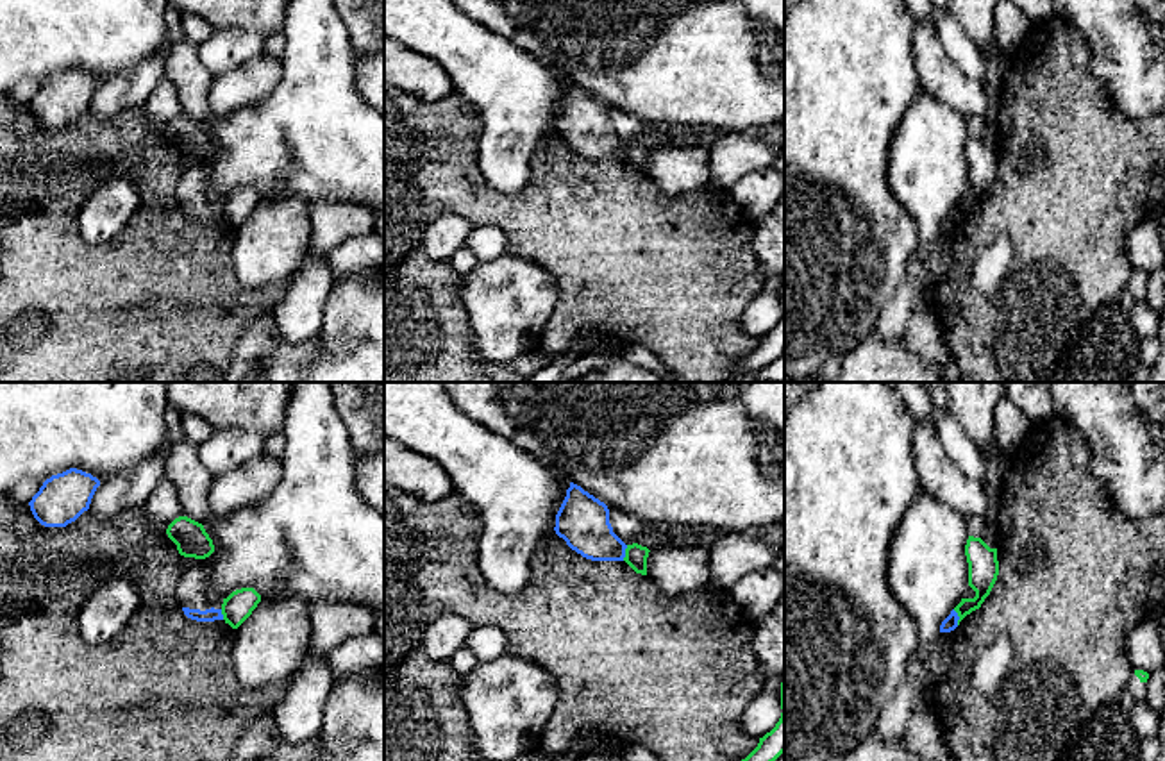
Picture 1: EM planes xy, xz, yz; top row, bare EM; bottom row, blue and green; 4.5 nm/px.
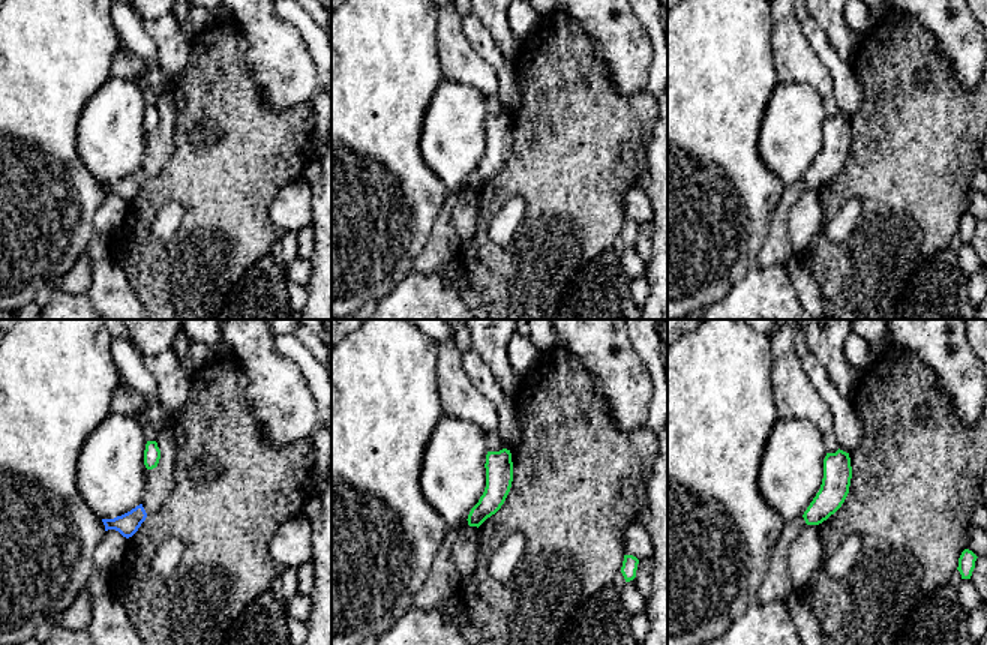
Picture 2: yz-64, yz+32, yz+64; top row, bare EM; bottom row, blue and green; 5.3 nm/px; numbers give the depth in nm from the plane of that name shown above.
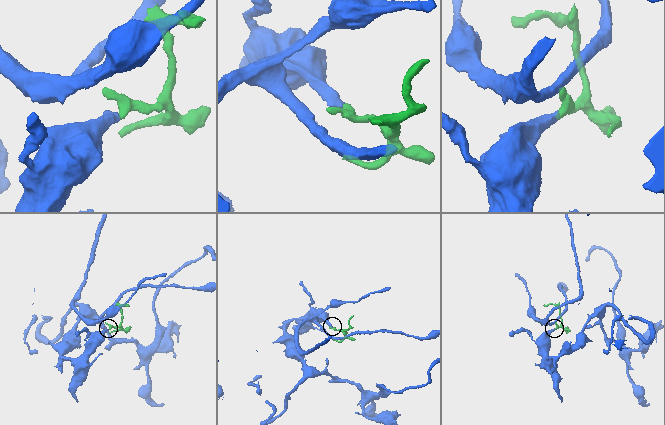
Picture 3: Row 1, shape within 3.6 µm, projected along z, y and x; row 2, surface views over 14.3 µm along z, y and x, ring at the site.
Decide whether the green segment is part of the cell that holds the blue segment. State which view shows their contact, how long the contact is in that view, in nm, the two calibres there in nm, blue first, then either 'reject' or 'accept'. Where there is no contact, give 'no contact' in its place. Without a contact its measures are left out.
xz | 80 nm | 240/100 nm | reject

